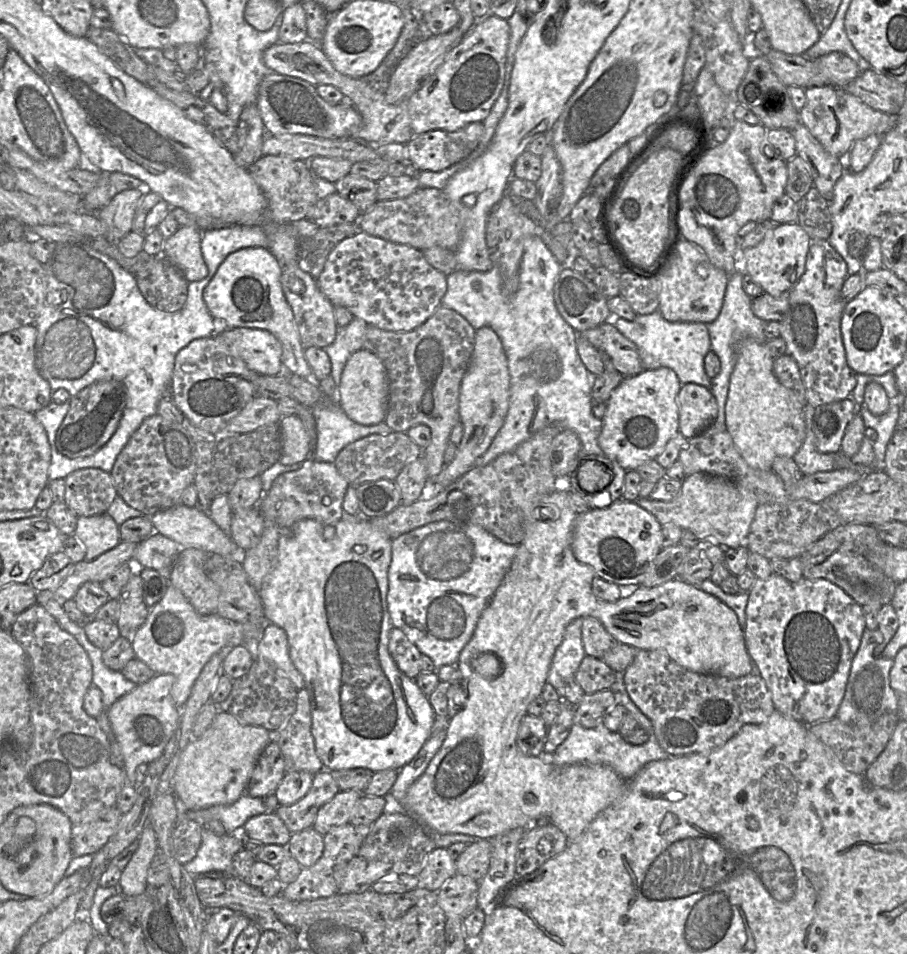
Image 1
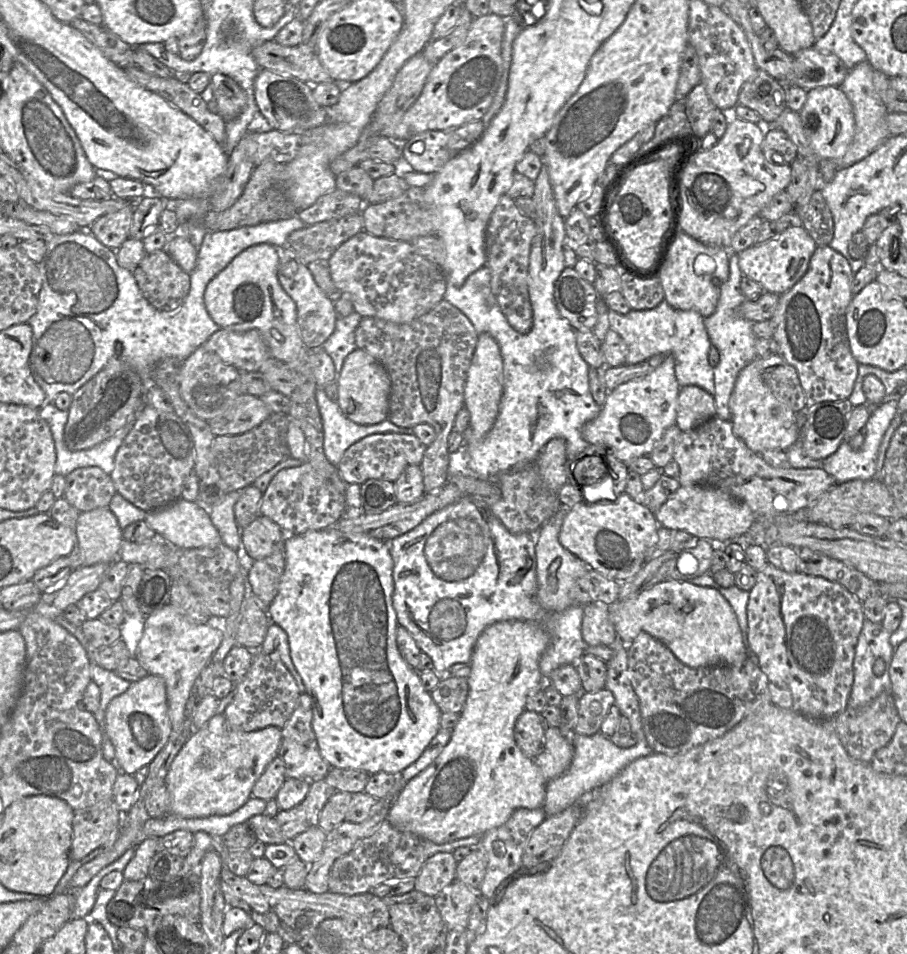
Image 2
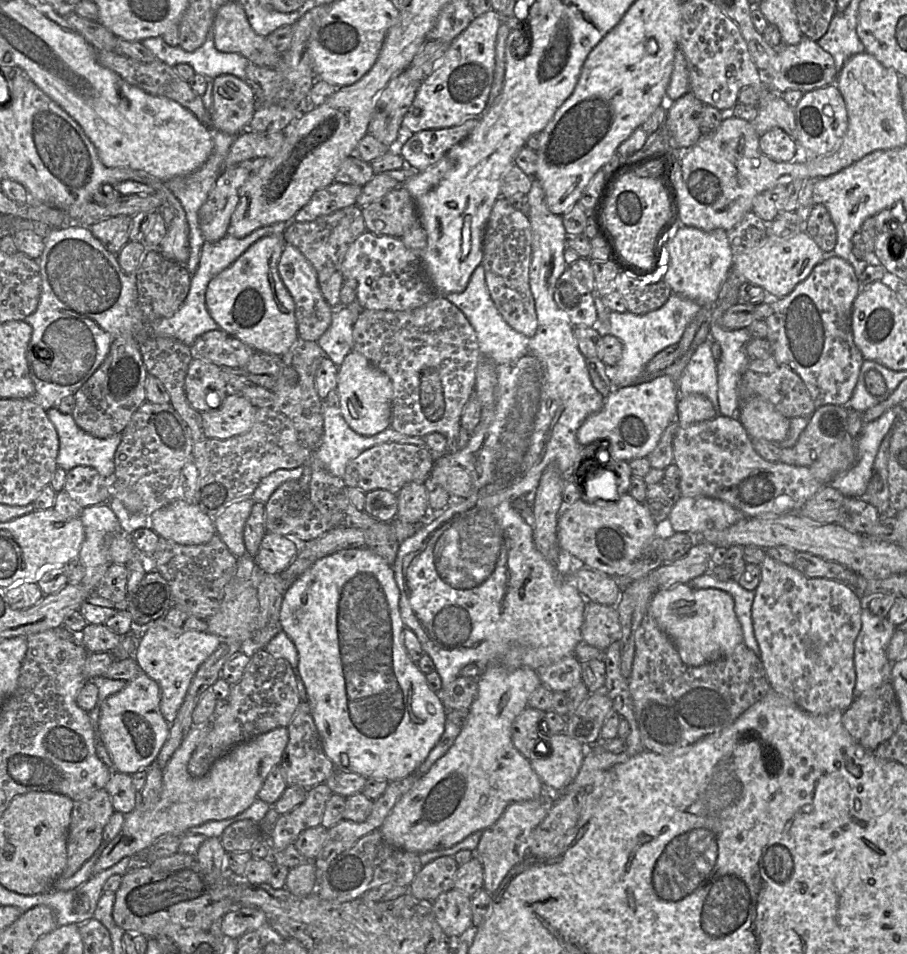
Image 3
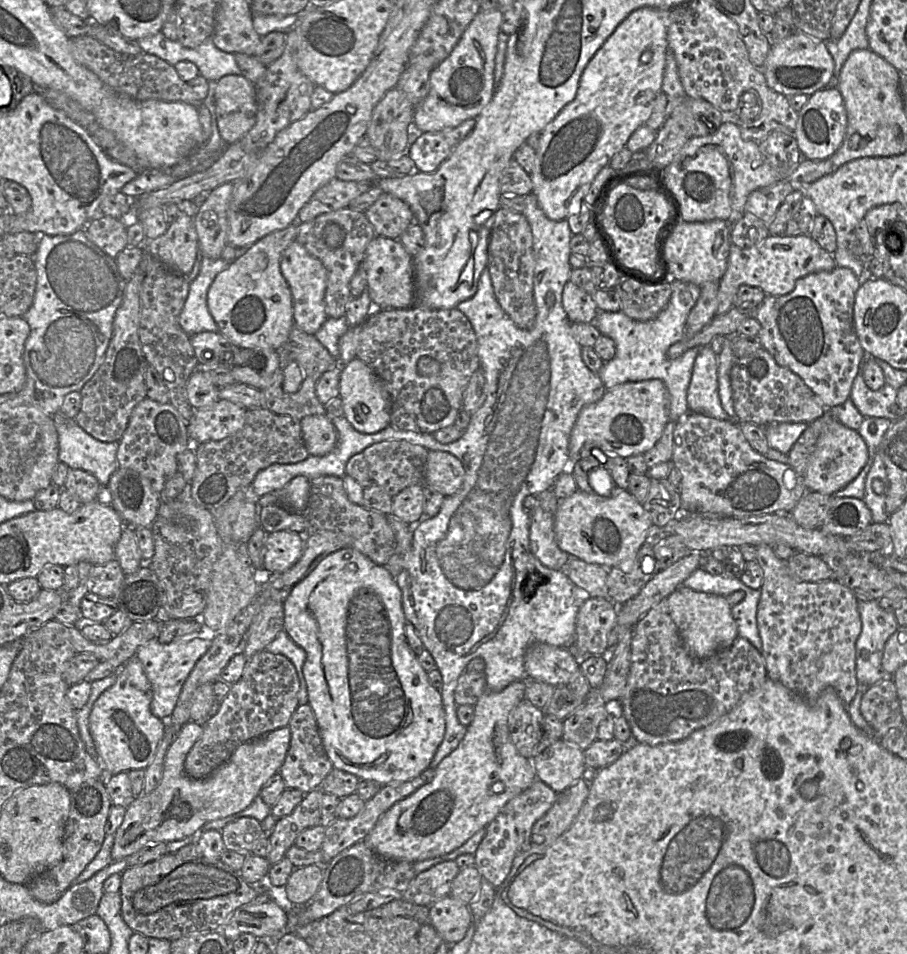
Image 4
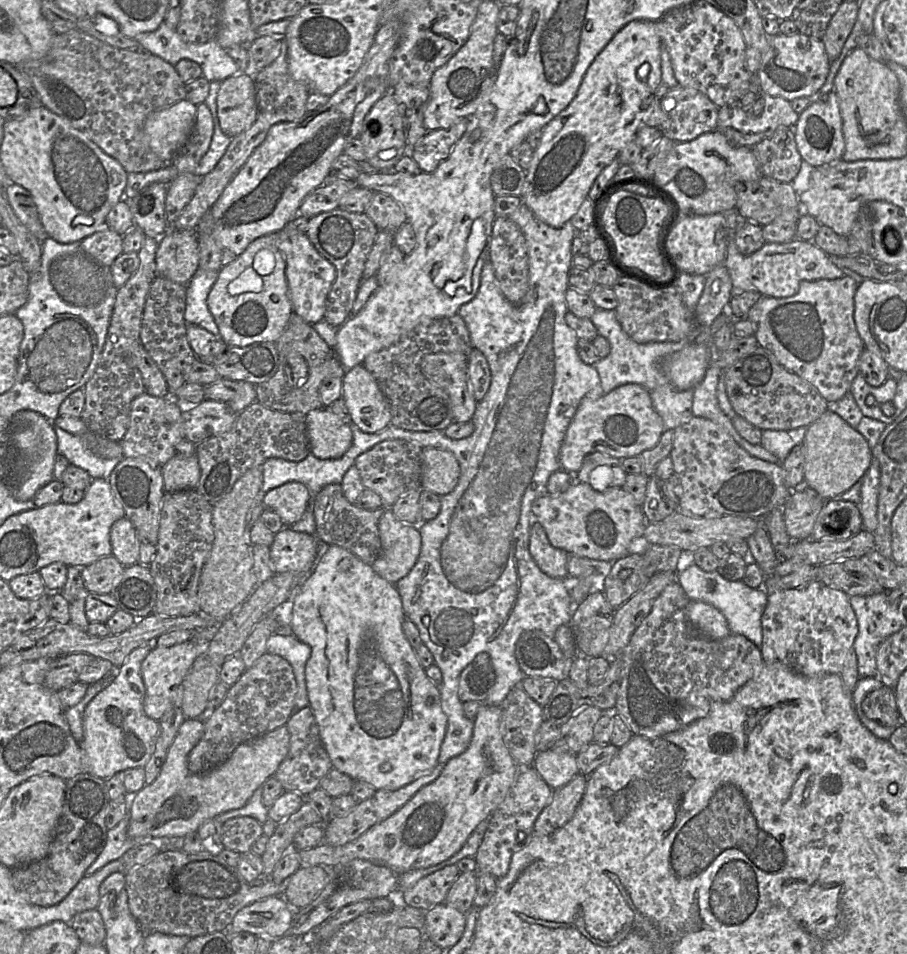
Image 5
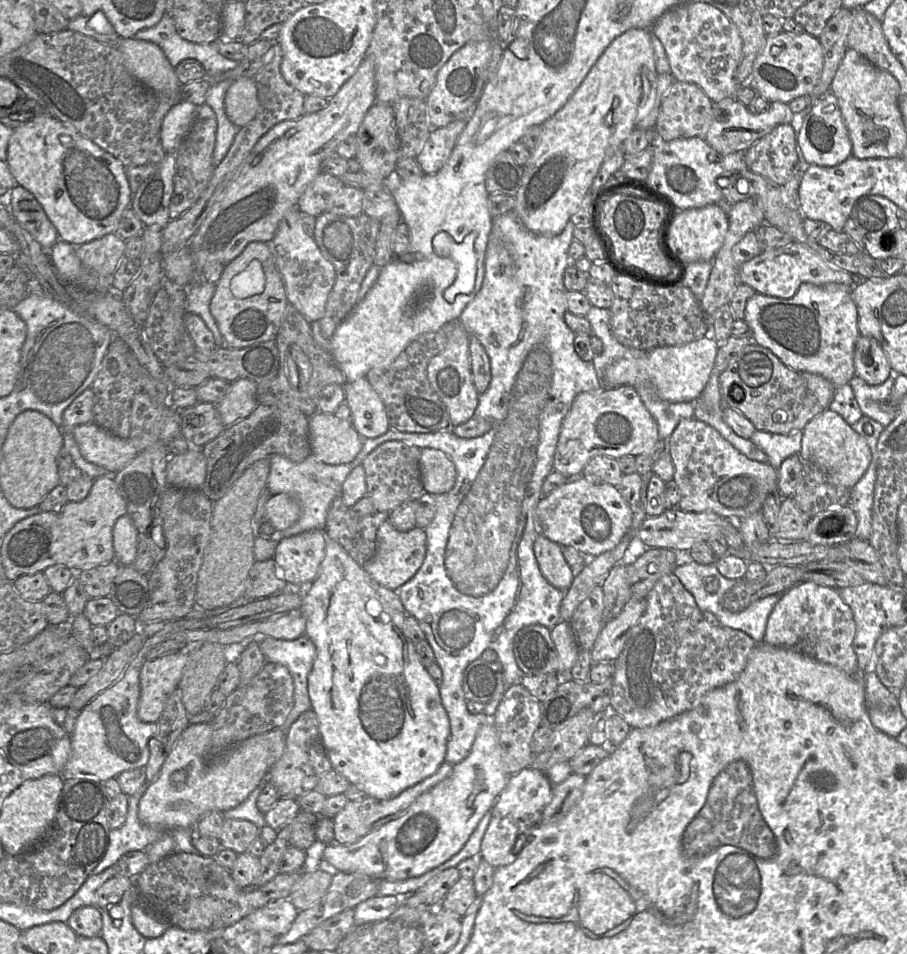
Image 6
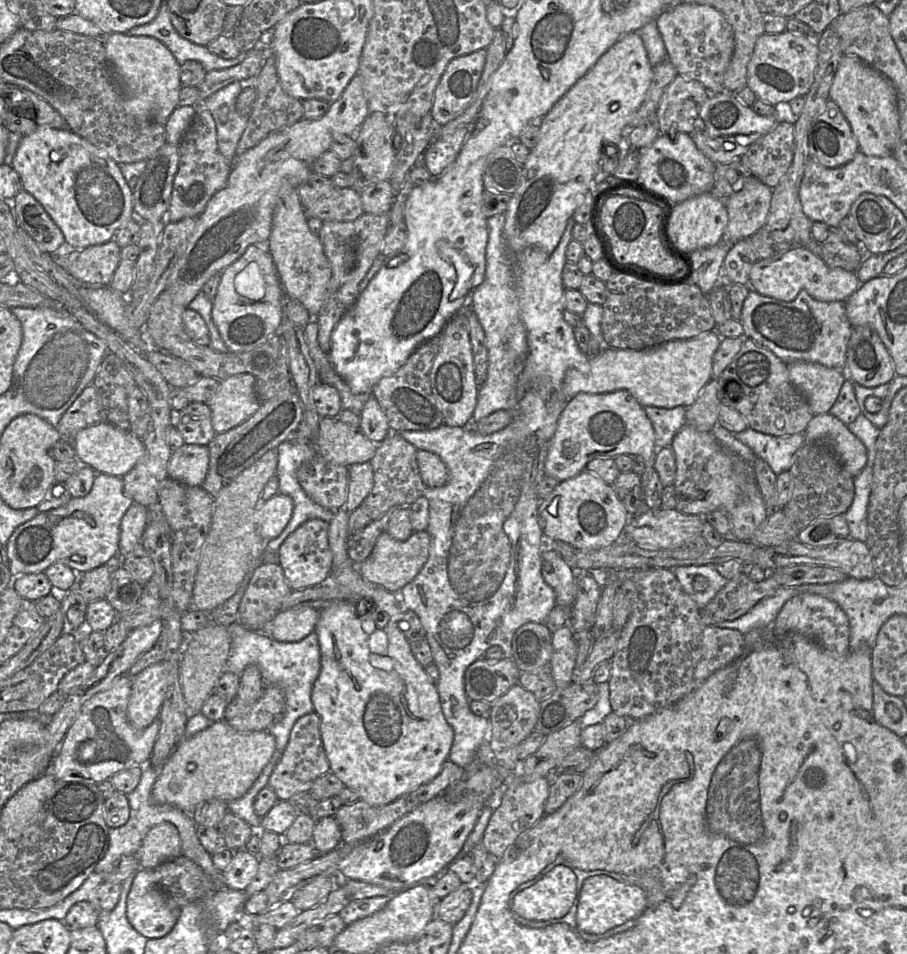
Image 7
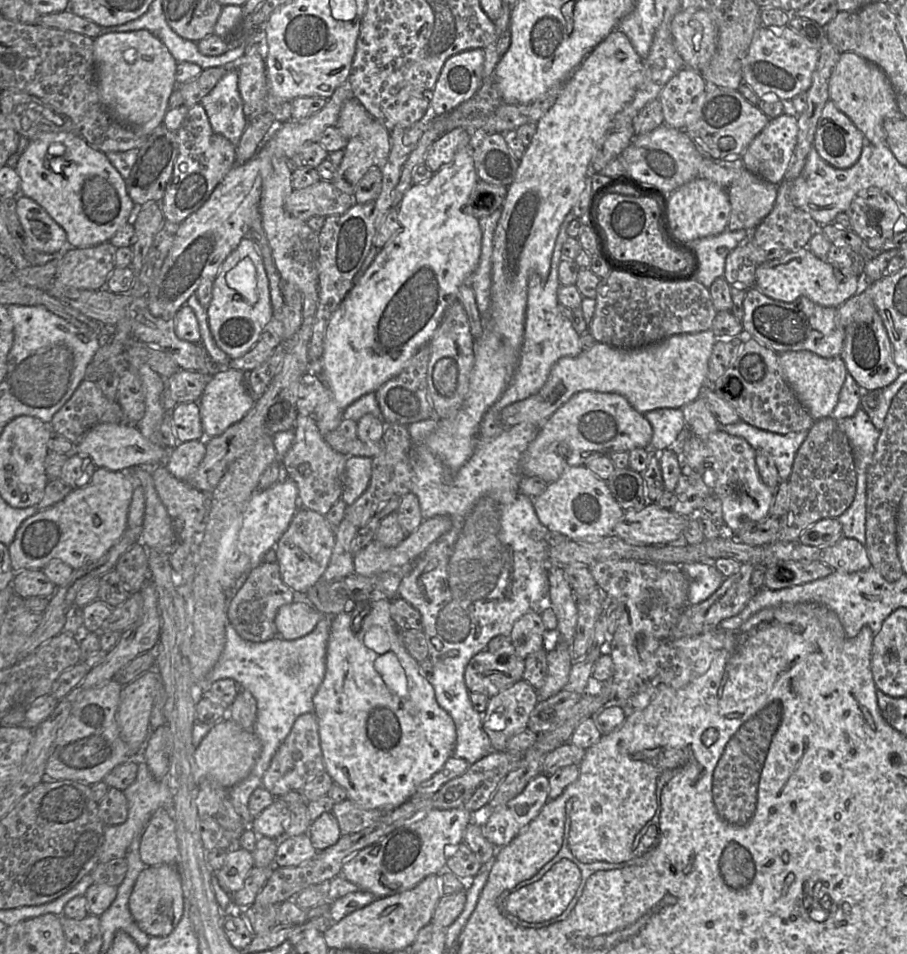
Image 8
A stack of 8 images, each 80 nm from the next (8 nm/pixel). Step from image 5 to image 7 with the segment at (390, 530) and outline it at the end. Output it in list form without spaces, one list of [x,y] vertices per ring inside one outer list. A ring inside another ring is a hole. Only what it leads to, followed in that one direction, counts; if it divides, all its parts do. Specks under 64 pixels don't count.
[[[426,530],[414,531],[409,538],[400,541],[383,531],[371,554],[357,568],[368,582],[380,586],[392,593],[399,594],[400,590],[412,581],[425,564],[429,553],[430,537]]]

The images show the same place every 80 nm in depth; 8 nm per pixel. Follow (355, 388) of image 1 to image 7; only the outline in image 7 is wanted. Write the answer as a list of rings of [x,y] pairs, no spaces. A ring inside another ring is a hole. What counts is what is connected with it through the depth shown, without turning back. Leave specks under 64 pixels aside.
[[[374,396],[364,405],[360,415],[359,430],[372,442],[380,444],[392,432],[387,417]]]

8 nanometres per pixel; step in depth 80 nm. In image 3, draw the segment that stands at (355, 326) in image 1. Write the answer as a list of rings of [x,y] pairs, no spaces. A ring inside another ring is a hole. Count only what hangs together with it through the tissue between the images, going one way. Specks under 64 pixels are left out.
[[[347,307],[334,309],[329,328],[317,341],[338,368],[353,350],[352,334],[356,321]]]

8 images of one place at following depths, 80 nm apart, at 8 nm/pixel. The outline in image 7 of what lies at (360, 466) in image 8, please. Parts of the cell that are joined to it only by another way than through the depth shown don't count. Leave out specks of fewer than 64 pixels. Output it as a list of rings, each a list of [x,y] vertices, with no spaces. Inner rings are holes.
[[[370,462],[353,464],[348,468],[348,489],[345,507],[352,512],[362,505],[373,487],[373,469]]]

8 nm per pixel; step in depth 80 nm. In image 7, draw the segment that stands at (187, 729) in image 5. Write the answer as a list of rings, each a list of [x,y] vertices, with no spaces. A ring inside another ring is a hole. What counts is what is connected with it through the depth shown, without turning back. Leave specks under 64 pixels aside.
[[[224,720],[190,738],[183,738],[159,769],[151,799],[156,805],[171,805],[191,814],[202,801],[218,799],[229,803],[243,797],[269,763],[276,749],[268,731],[242,733]]]

